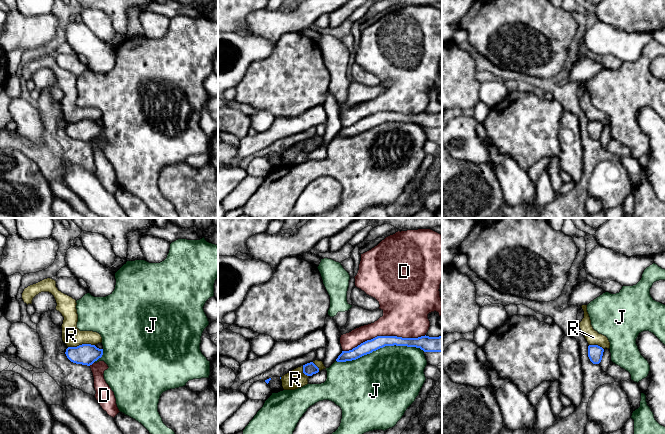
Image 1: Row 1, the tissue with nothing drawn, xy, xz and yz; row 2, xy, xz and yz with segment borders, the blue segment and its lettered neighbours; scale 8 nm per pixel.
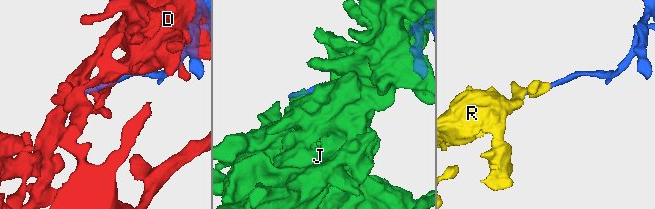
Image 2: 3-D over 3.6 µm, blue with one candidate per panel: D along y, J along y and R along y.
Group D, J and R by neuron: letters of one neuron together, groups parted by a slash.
D / J / R

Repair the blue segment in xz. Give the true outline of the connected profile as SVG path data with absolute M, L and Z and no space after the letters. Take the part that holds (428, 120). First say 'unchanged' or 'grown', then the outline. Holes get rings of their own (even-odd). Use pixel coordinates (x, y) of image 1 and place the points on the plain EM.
unchanged; M377 112L367 116L349 127L342 127L336 135L337 138L356 136L385 122L407 122L420 124L424 128L442 128L442 112L418 114L402 114L397 112Z

